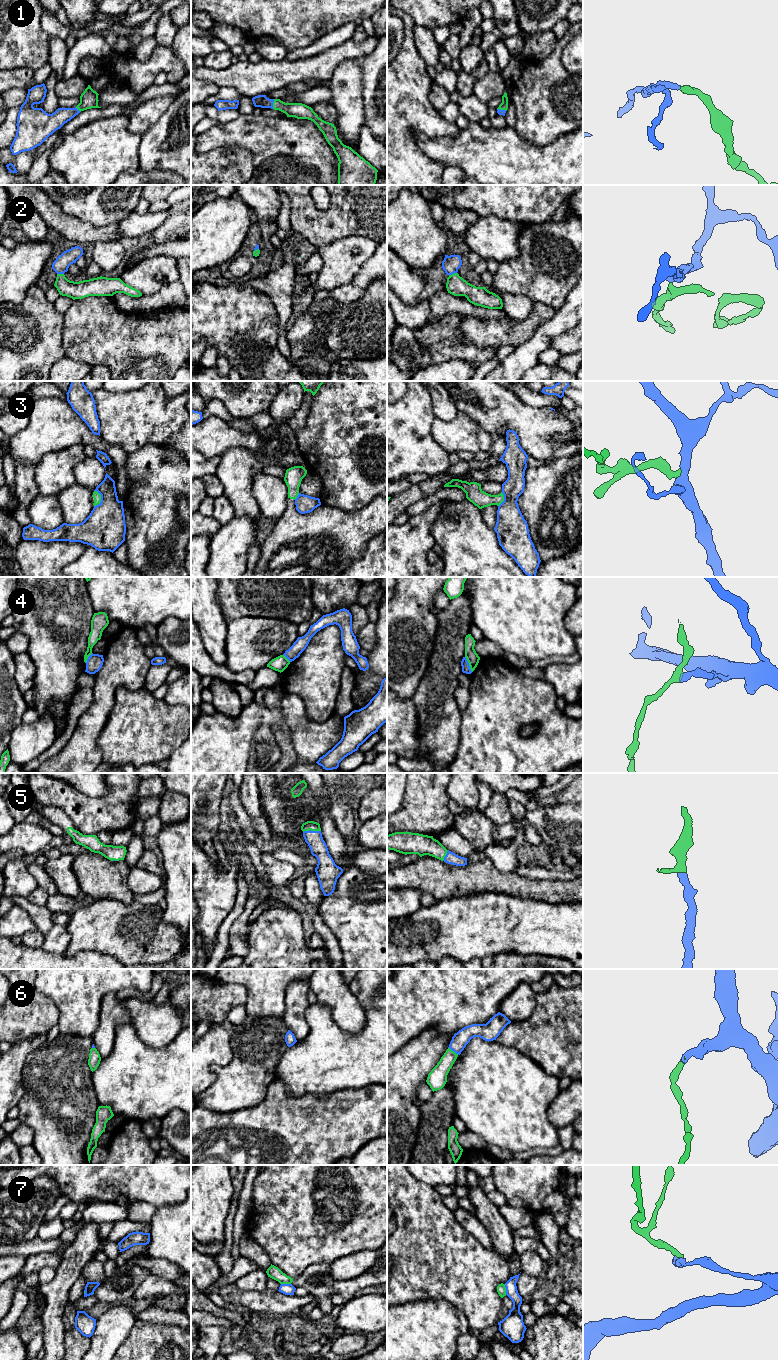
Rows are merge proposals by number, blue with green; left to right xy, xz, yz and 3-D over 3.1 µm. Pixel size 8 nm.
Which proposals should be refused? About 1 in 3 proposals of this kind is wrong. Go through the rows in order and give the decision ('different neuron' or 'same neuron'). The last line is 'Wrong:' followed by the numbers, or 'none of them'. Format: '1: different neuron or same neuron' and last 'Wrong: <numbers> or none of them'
1: same neuron
2: same neuron
3: different neuron
4: different neuron
5: same neuron
6: same neuron
7: different neuron
Wrong: 3, 4, 7

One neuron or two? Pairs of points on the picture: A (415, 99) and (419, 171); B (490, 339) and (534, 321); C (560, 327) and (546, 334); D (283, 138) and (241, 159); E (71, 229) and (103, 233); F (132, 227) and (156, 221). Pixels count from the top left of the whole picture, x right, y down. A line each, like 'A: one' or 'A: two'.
A: one
B: one
C: one
D: two
E: one
F: one

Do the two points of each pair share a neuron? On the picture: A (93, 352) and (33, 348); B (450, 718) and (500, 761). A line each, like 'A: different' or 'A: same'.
A: different
B: different

